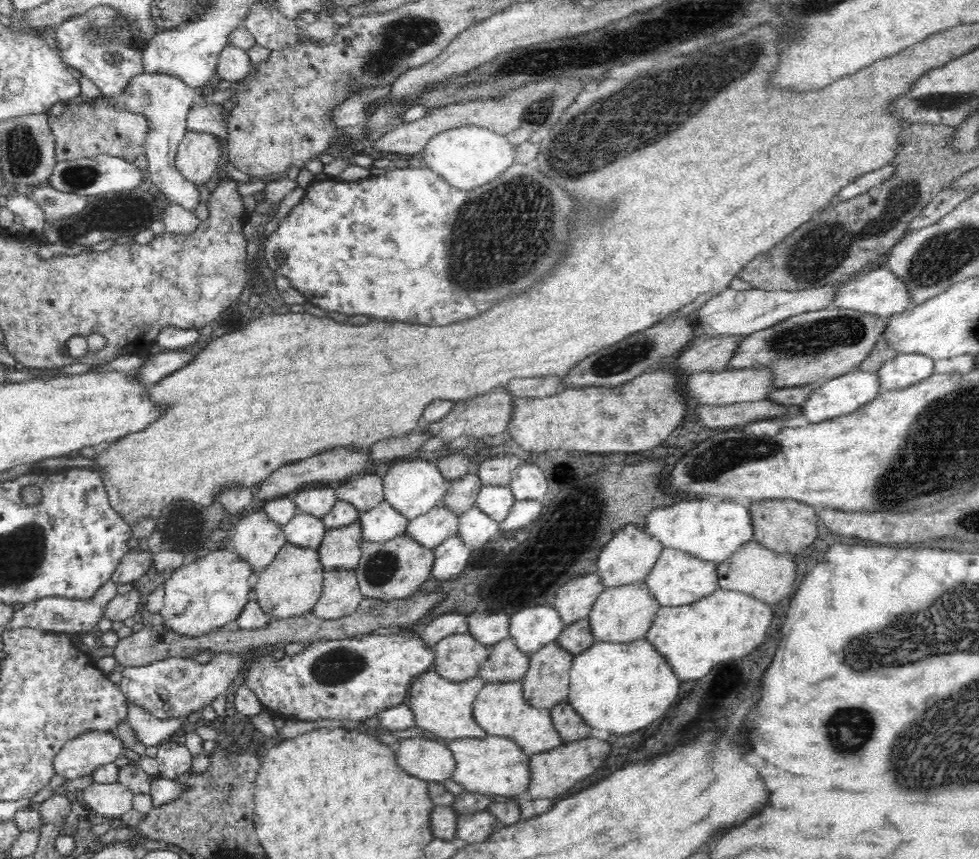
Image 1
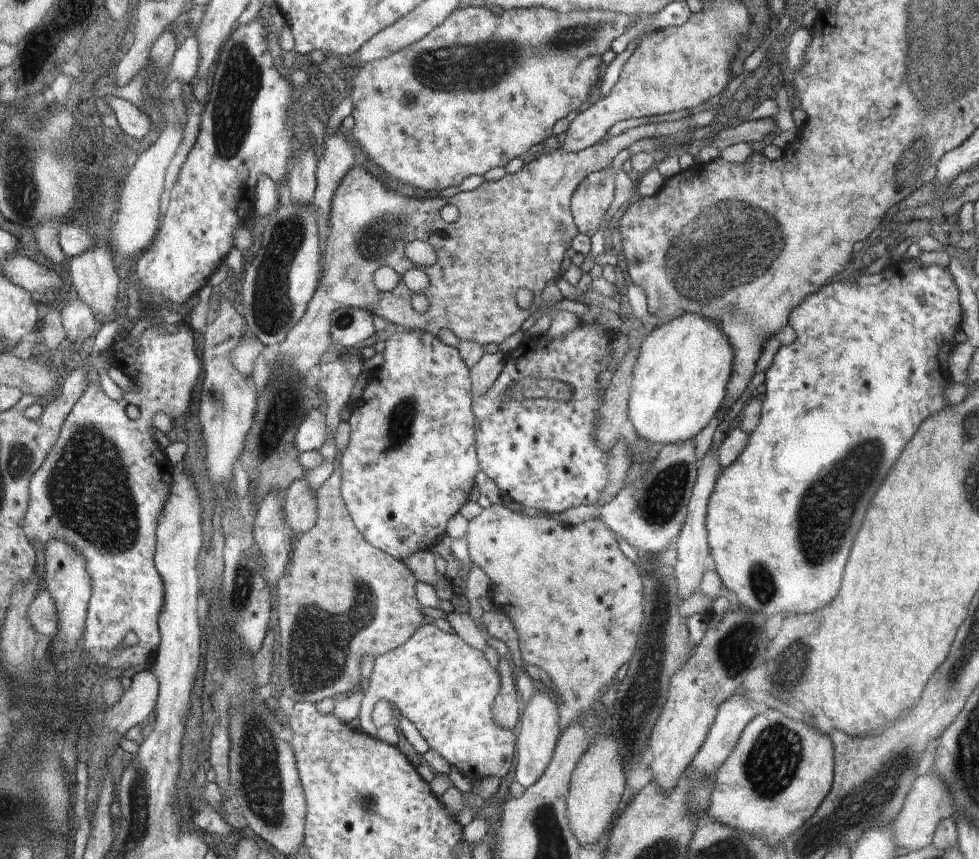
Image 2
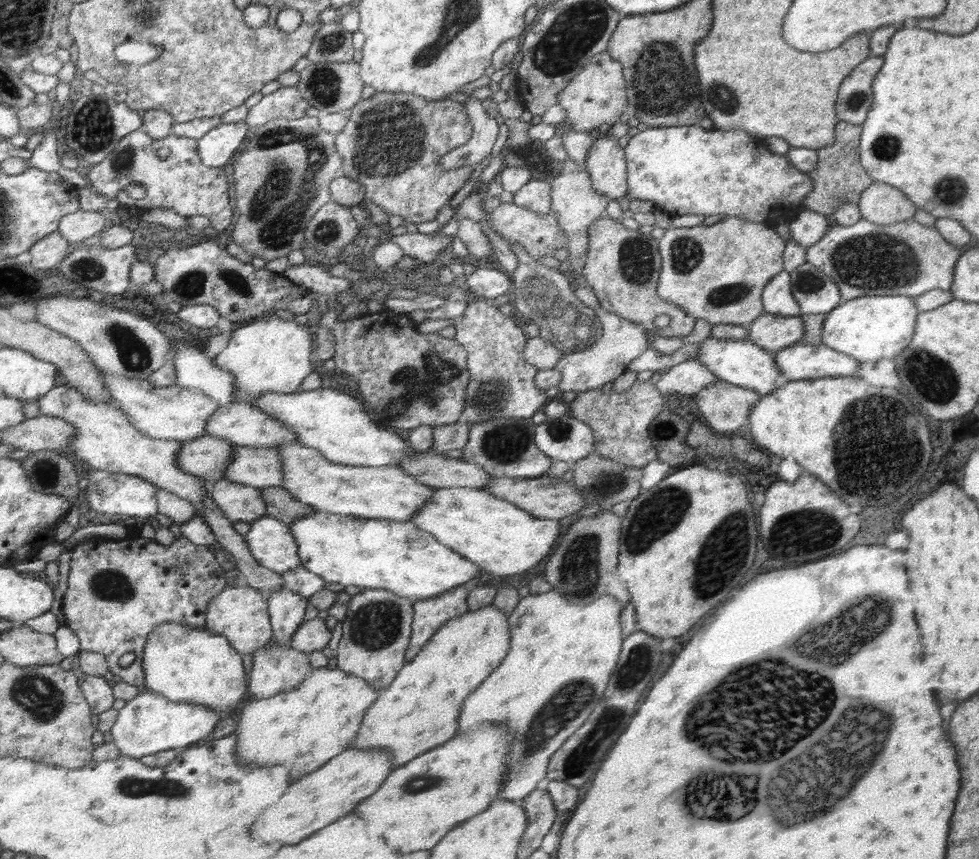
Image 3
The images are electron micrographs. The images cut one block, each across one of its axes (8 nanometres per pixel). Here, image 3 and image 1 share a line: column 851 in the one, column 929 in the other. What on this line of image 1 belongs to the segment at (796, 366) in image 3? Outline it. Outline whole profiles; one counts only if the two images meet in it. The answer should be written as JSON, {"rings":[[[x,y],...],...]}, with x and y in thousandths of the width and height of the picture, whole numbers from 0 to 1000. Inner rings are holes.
{"rings":[[[917,411],[896,431],[899,454],[925,452],[954,435],[954,419],[944,411]]]}

